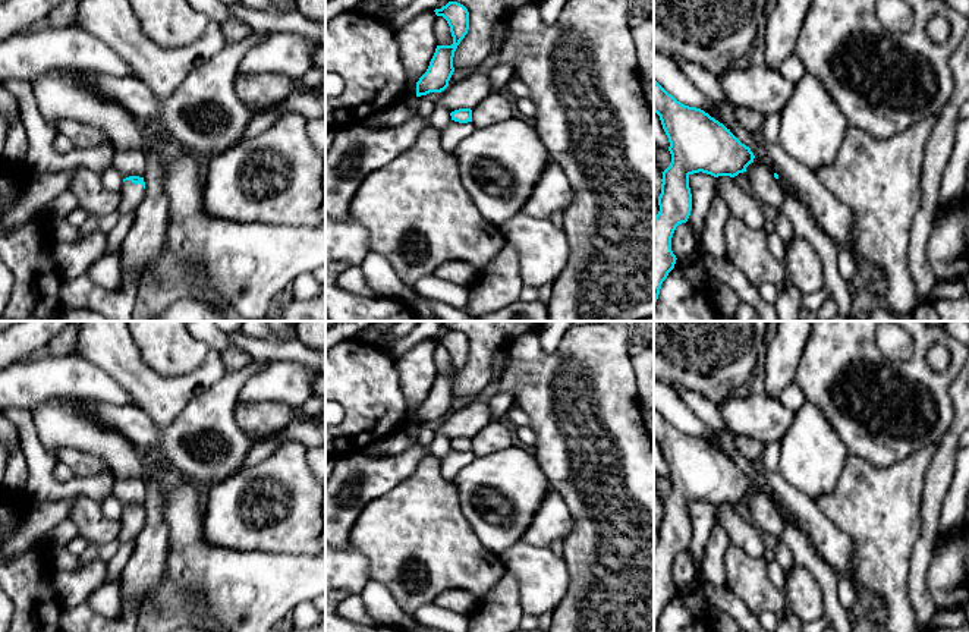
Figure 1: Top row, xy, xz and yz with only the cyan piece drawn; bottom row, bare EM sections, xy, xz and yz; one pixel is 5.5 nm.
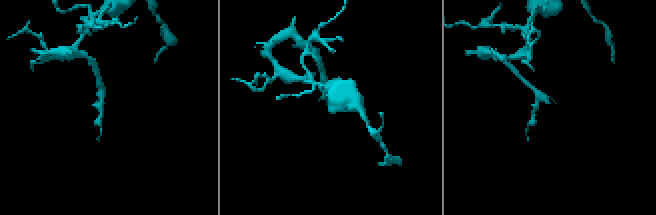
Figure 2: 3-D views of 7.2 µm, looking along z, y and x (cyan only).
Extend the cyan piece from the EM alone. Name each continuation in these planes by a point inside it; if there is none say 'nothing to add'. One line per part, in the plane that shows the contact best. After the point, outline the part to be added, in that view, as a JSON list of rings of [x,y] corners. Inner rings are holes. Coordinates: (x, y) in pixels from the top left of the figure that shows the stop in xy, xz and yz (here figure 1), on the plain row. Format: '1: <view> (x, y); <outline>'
1: xy (132, 522); [[[125,509],[122,515],[122,532],[119,537],[119,543],[126,543],[142,531],[145,518],[141,512],[132,512],[130,509]]]

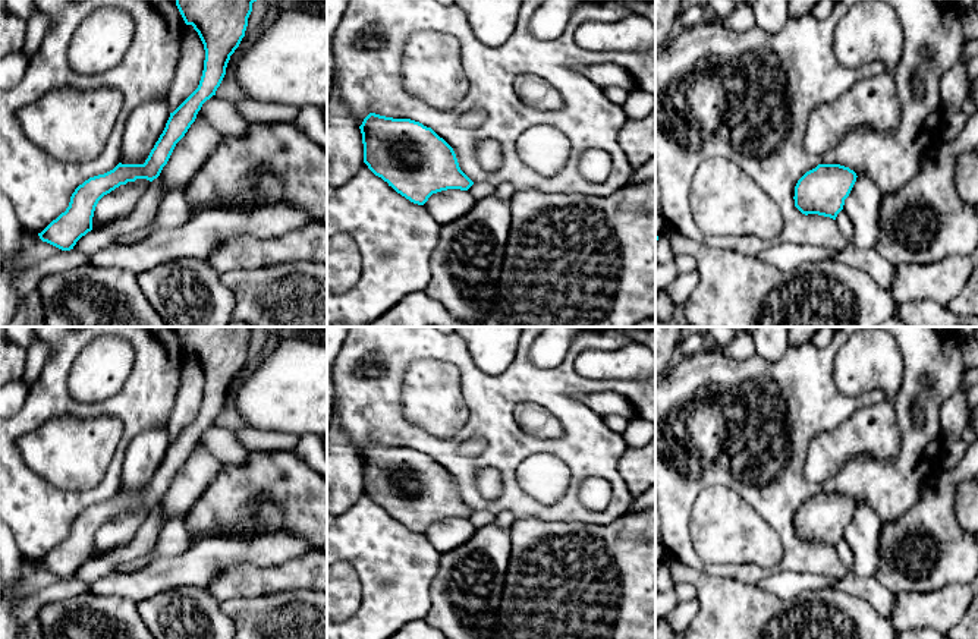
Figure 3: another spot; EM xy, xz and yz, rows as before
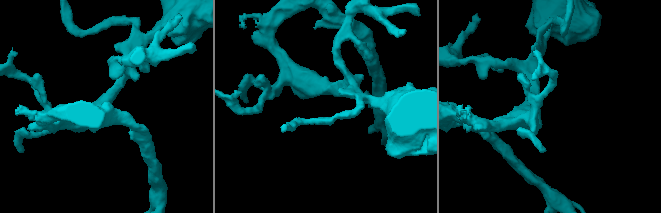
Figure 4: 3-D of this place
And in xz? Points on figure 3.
nothing to add

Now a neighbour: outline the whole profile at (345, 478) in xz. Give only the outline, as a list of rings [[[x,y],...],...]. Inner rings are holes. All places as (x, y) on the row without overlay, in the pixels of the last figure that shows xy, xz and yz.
[[[333,403],[327,428],[327,511],[339,516],[364,494],[364,472],[358,451],[343,432]]]

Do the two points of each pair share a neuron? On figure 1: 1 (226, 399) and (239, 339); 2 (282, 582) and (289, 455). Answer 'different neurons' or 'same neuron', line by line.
1: different neurons
2: different neurons

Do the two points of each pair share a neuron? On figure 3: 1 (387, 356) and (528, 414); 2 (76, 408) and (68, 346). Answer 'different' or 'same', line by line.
1: different
2: same

